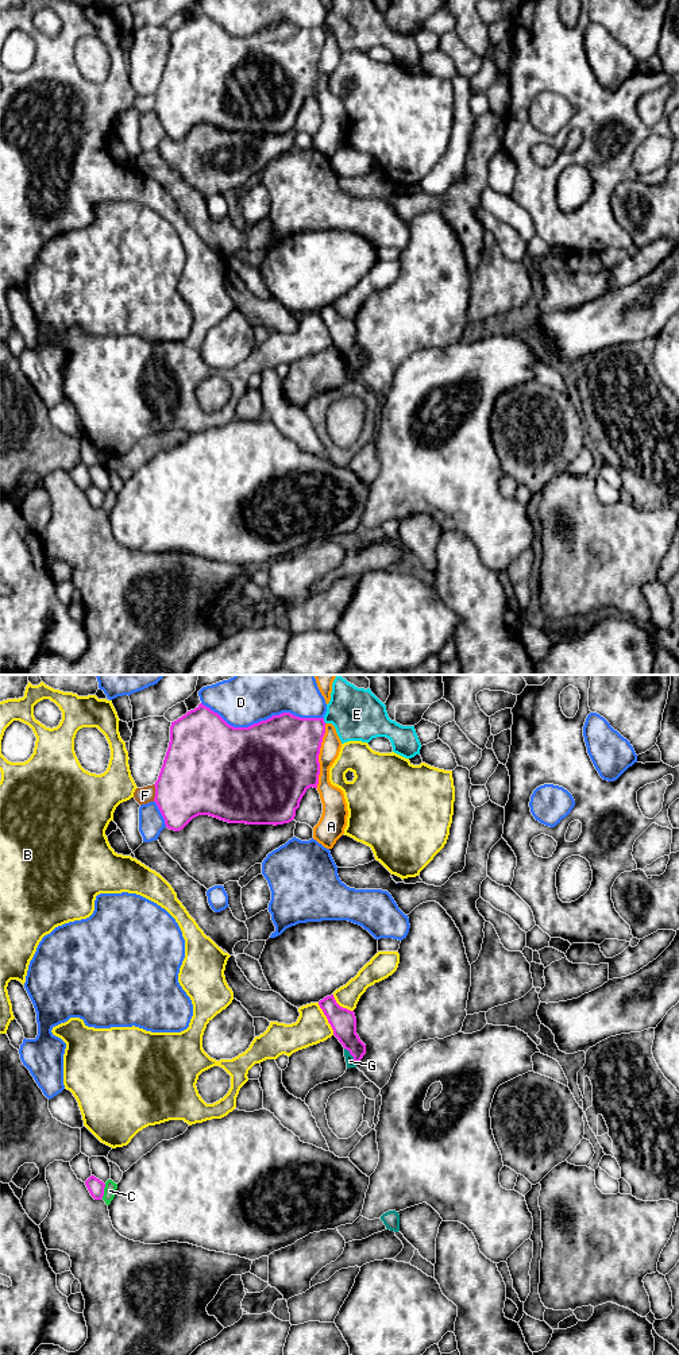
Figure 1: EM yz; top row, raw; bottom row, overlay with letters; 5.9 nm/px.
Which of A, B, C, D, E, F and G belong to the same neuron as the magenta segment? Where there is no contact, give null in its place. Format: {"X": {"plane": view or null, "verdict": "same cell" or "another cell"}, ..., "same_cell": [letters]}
{"A": {"plane": "yz", "verdict": "another cell"}, "B": {"plane": "yz", "verdict": "another cell"}, "C": {"plane": "yz", "verdict": "another cell"}, "D": {"plane": "yz", "verdict": "another cell"}, "E": {"plane": "yz", "verdict": "another cell"}, "F": {"plane": "yz", "verdict": "another cell"}, "G": {"plane": "yz", "verdict": "another cell"}, "same_cell": []}

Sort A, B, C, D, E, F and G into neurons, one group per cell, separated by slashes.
A / B G / C / D / E / F

